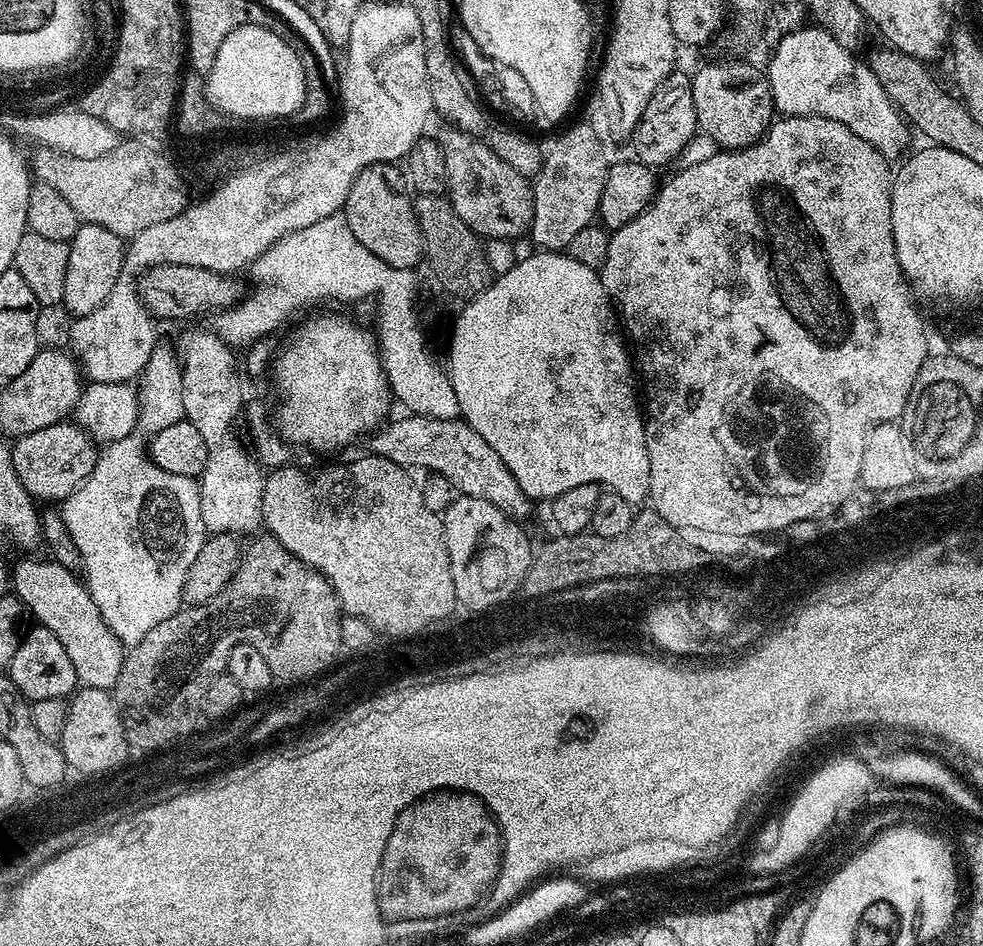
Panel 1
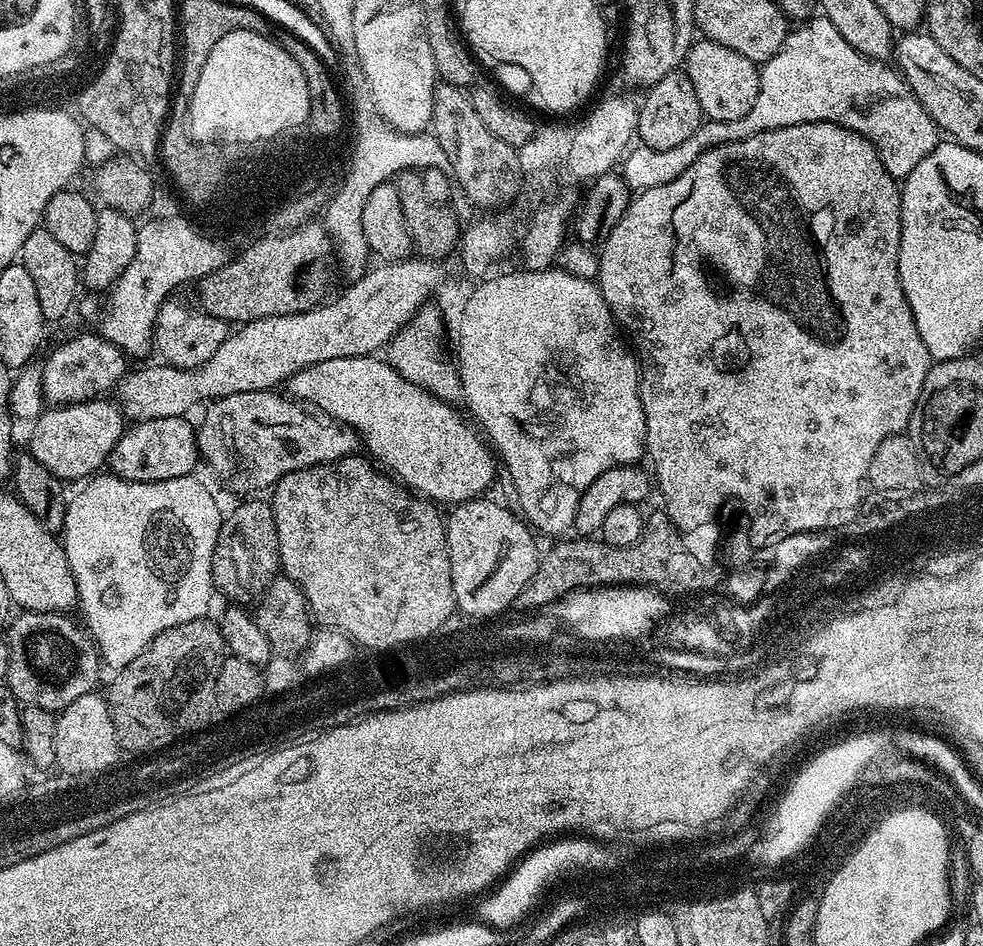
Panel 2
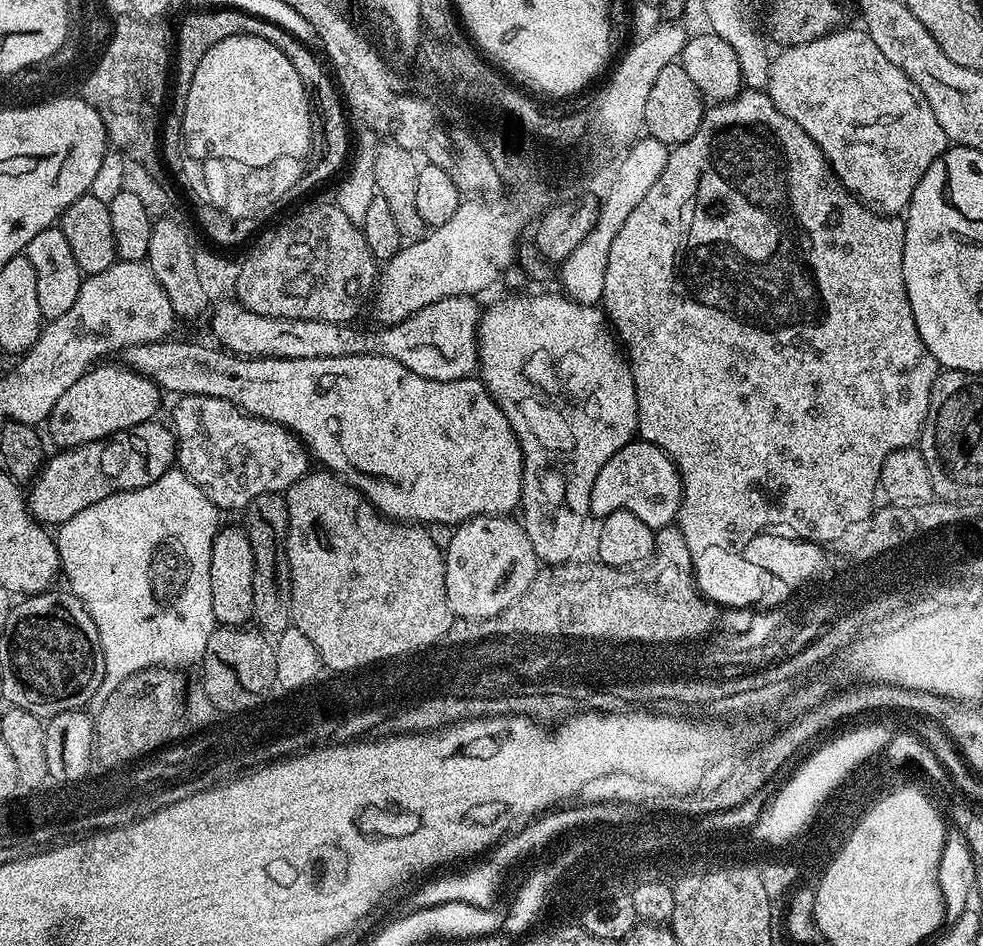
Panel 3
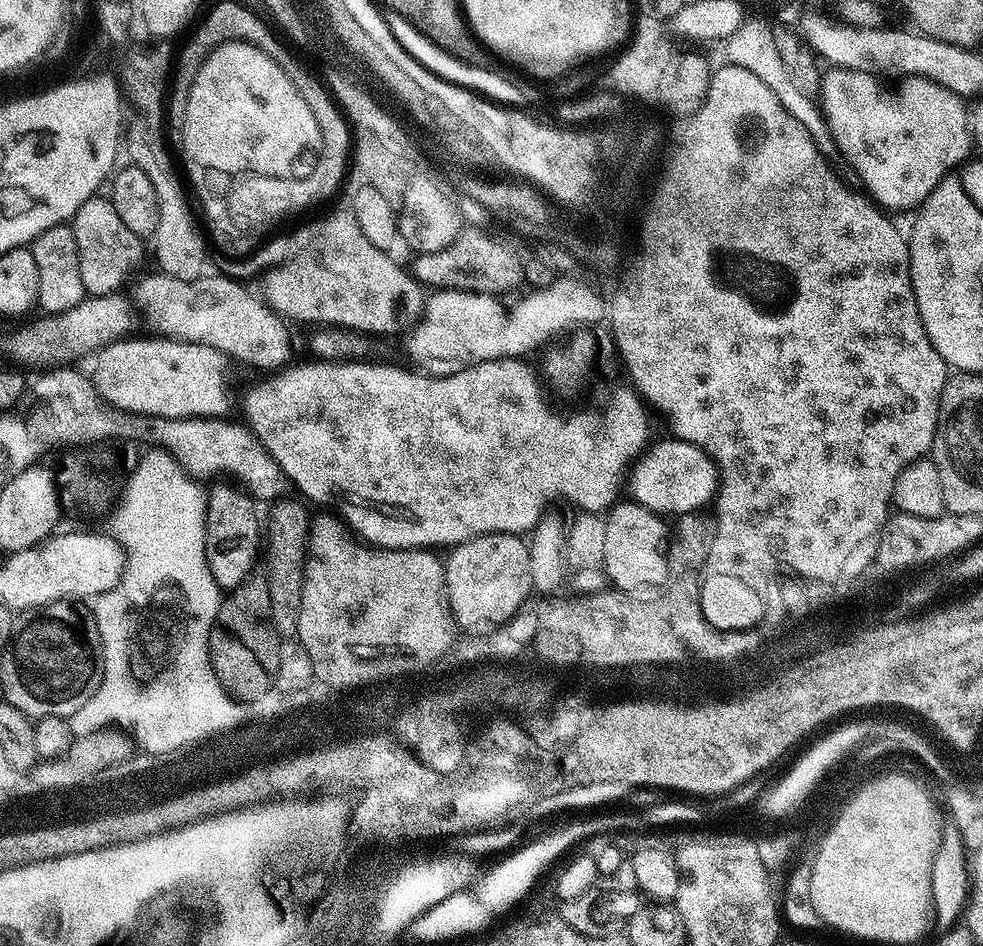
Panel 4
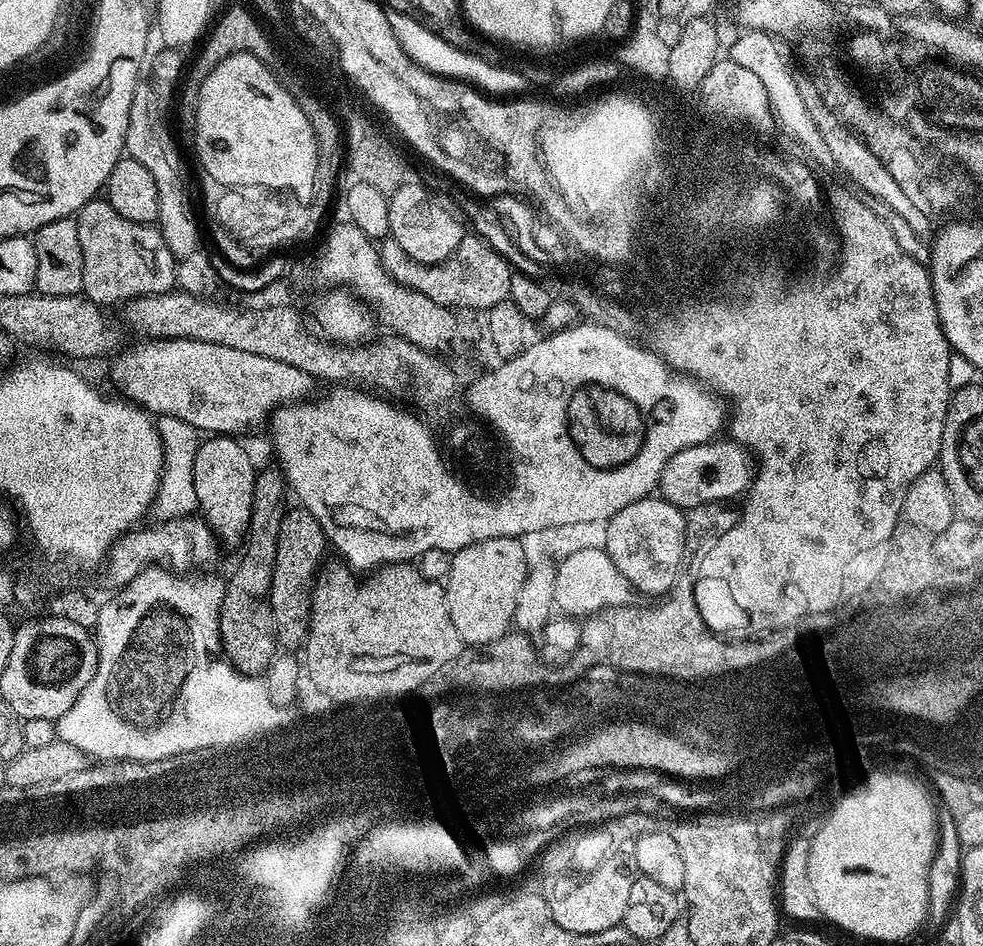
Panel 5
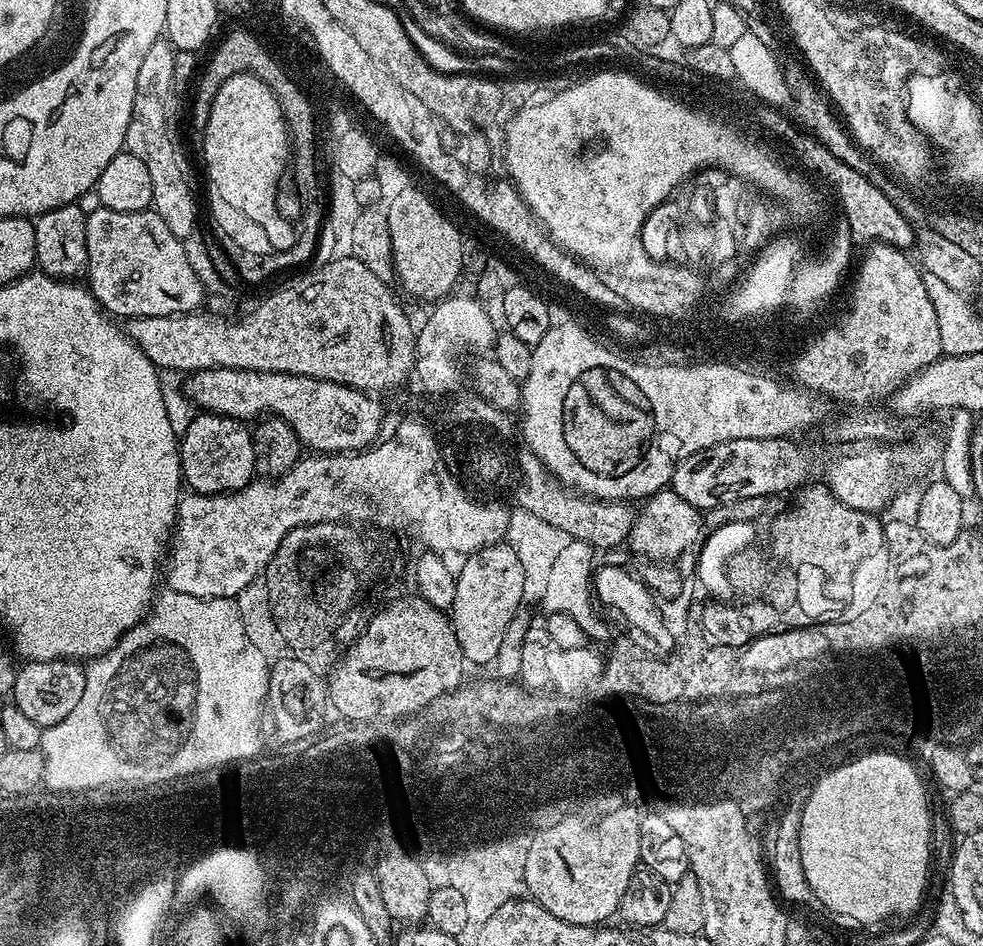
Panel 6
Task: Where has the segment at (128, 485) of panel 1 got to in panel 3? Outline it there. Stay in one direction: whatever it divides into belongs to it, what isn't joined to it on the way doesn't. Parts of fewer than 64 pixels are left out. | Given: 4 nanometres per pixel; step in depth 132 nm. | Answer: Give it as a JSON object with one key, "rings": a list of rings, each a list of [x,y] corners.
{"rings":[[[169,474],[145,488],[135,488],[133,492],[115,492],[112,496],[102,498],[102,502],[94,502],[94,506],[86,506],[86,510],[78,510],[74,518],[59,525],[57,532],[60,533],[55,533],[54,539],[56,548],[60,551],[63,575],[68,575],[67,587],[73,596],[77,596],[83,602],[90,618],[94,618],[94,626],[98,626],[98,638],[104,651],[104,681],[99,691],[101,697],[111,696],[125,680],[147,668],[163,668],[168,664],[186,665],[188,660],[196,660],[196,656],[203,660],[210,636],[218,627],[210,594],[210,558],[216,534],[222,527],[220,516],[222,516],[221,509],[217,508],[214,502],[210,502],[208,495],[190,477],[183,474]]]}

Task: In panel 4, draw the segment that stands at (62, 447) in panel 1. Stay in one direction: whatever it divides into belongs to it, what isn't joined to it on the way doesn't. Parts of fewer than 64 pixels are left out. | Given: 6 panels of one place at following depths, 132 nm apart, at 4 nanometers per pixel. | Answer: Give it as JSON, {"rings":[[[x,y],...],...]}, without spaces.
{"rings":[[[121,338],[115,344],[108,344],[95,353],[96,369],[90,372],[90,379],[96,385],[96,393],[106,404],[134,414],[161,416],[162,418],[188,418],[190,416],[211,416],[224,418],[228,412],[228,380],[224,377],[226,358],[218,350],[201,344],[186,344],[182,340],[148,338],[132,340]]]}

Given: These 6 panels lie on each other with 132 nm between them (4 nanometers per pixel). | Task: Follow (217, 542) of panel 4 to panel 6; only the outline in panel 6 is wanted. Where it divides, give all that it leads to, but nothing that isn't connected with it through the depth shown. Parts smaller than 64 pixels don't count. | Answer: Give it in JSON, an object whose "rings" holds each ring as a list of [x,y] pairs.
{"rings":[[[201,411],[193,415],[180,441],[180,475],[197,496],[223,496],[238,492],[254,479],[255,454],[252,432],[243,420],[235,420],[217,412]]]}

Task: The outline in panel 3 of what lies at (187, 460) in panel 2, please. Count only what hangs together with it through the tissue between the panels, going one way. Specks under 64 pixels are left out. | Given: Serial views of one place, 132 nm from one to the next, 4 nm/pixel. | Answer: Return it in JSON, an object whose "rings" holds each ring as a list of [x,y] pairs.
{"rings":[[[153,418],[127,432],[115,432],[107,440],[95,440],[77,448],[57,451],[57,456],[49,455],[26,492],[32,517],[45,526],[59,526],[74,518],[78,510],[102,502],[102,498],[115,492],[145,488],[169,475],[177,463],[176,433],[167,423],[159,424],[158,421]]]}

